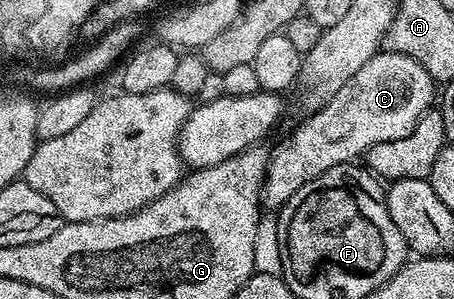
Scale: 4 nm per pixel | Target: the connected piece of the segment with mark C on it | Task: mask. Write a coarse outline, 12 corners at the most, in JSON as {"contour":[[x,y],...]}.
{"contour":[[380,50],[270,154],[262,206],[409,137],[437,84]]}

